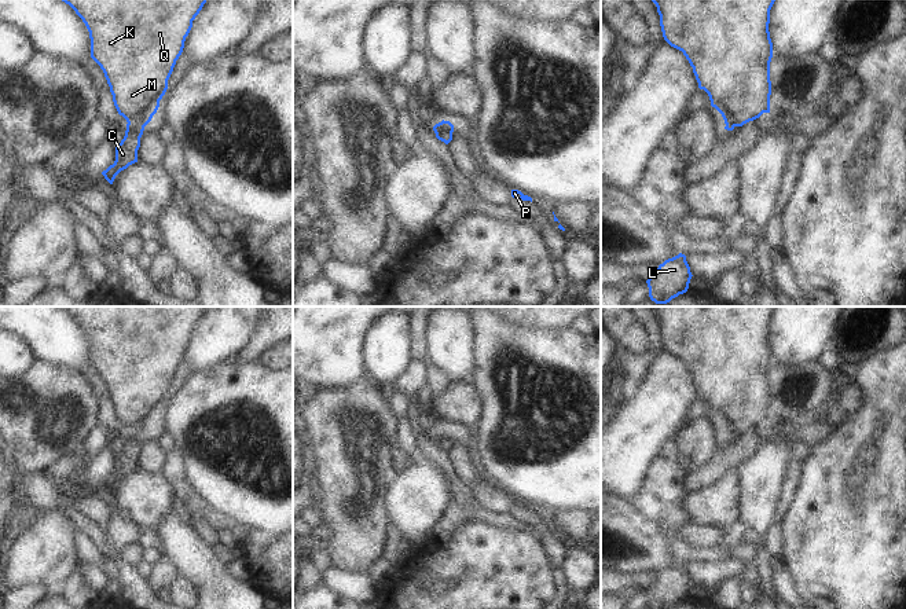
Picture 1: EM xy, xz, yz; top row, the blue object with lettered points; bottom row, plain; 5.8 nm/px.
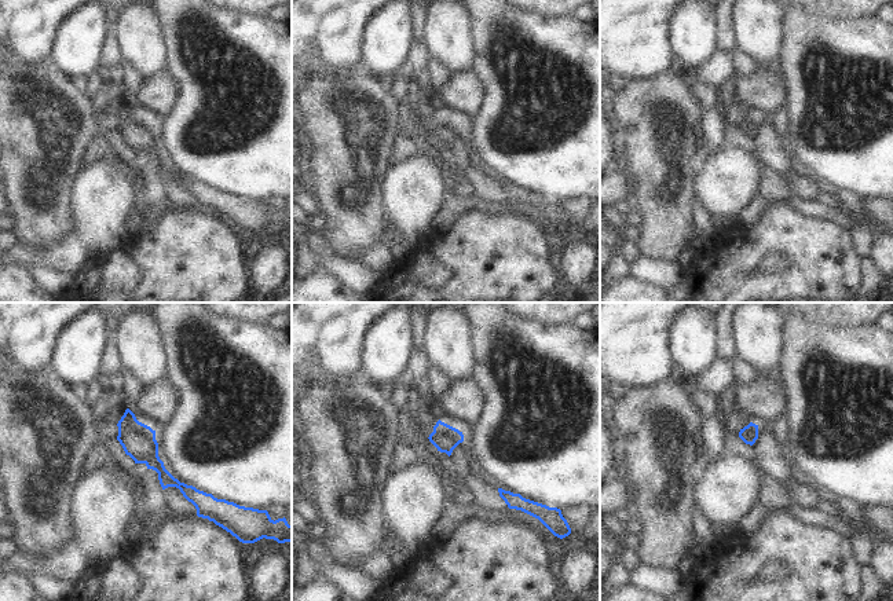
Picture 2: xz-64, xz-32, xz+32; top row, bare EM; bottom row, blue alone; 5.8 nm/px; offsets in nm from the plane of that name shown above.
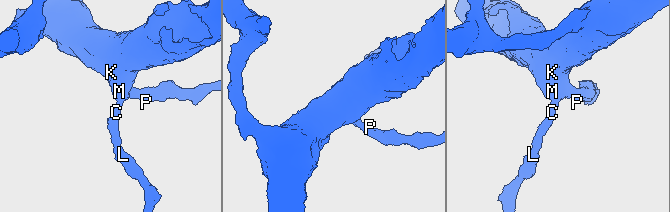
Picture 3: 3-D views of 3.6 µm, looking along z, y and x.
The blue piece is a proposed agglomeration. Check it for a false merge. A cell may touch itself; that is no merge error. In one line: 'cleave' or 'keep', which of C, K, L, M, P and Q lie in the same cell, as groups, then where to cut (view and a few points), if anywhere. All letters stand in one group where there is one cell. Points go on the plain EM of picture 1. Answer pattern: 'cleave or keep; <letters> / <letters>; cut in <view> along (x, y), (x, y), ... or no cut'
keep; C K L M P Q; no cut

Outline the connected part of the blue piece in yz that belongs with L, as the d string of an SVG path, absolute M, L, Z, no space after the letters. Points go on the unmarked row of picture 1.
M679 561L665 568L646 588L650 608L671 609L679 602L686 601L692 584L685 562Z

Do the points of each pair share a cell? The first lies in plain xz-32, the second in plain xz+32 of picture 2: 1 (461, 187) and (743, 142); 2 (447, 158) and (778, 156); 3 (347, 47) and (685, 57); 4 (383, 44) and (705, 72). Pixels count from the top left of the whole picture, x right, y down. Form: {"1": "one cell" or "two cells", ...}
{"1": "two cells", "2": "two cells", "3": "two cells", "4": "two cells"}

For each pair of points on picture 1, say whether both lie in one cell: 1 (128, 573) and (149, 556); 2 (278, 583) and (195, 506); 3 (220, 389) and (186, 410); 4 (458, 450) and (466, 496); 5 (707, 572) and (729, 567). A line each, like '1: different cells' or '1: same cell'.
1: different cells
2: same cell
3: same cell
4: different cells
5: same cell

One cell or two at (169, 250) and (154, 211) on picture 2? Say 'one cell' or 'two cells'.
two cells

